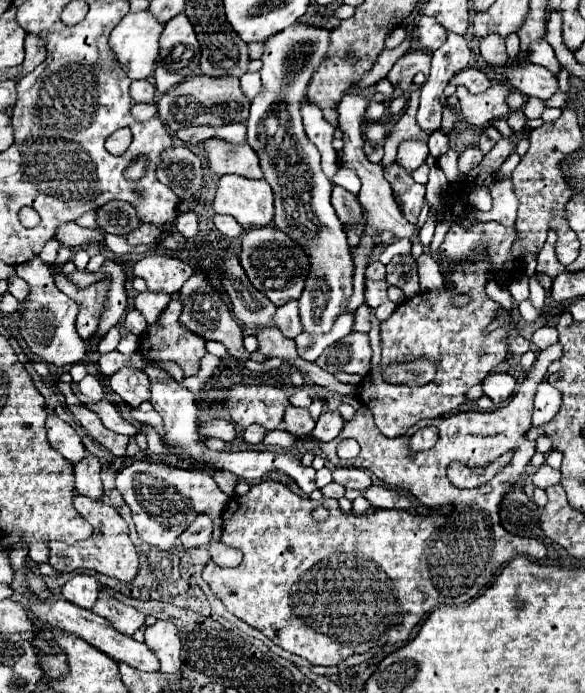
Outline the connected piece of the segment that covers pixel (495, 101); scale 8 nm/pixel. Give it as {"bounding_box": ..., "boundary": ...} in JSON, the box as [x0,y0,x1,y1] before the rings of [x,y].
{"bounding_box":[457,84,511,126],"boundary":[[[495,84],[487,92],[471,94],[465,86],[457,86],[457,98],[463,118],[473,126],[485,126],[493,118],[505,118],[511,108],[507,104],[509,88],[505,84]]]}

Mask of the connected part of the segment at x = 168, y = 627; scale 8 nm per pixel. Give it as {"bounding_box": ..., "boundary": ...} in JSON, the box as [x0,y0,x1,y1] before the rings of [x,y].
{"bounding_box":[145,620,181,674],"boundary":[[[157,620],[145,628],[145,644],[159,658],[163,674],[181,674],[179,630],[169,620]]]}

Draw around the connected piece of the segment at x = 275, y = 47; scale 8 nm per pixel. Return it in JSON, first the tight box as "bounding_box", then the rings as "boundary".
{"bounding_box":[247,24,355,334],"boundary":[[[293,24],[285,30],[281,30],[281,34],[273,34],[273,38],[267,38],[263,42],[263,56],[261,56],[263,68],[259,70],[259,74],[263,78],[263,86],[251,102],[251,116],[247,120],[247,144],[257,152],[265,180],[269,182],[269,186],[273,188],[273,194],[275,194],[273,224],[275,224],[275,228],[285,232],[289,238],[293,238],[305,250],[305,254],[309,256],[309,262],[311,262],[309,274],[305,278],[305,290],[299,298],[301,326],[303,326],[303,332],[309,332],[309,334],[329,332],[331,326],[335,324],[335,318],[347,310],[349,298],[353,294],[353,268],[355,268],[351,248],[347,244],[347,234],[331,206],[329,190],[333,186],[327,180],[327,176],[323,174],[323,170],[319,166],[319,160],[321,160],[319,150],[307,138],[307,134],[303,130],[303,122],[301,122],[301,102],[307,96],[309,78],[313,78],[317,66],[325,60],[325,54],[329,50],[329,42],[331,42],[329,34],[331,32],[327,28],[317,28],[311,24]]]}

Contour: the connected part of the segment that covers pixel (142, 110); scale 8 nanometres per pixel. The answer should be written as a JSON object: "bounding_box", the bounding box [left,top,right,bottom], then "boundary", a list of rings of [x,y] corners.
{"bounding_box":[131,104,157,122],"boundary":[[[133,104],[131,116],[133,116],[137,122],[151,120],[153,116],[157,116],[157,106],[155,106],[155,104]]]}

